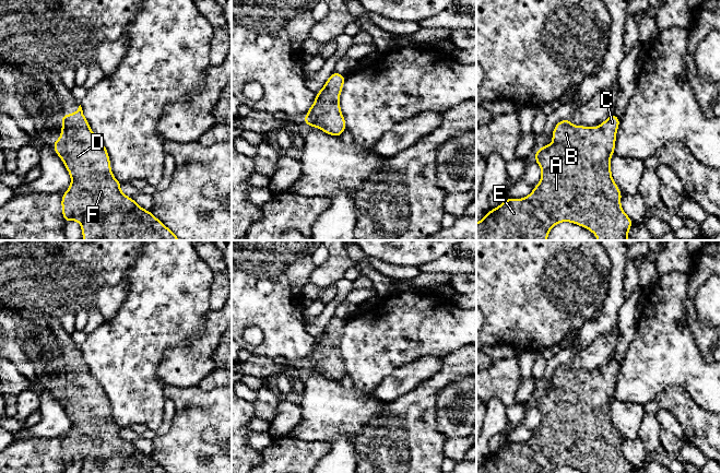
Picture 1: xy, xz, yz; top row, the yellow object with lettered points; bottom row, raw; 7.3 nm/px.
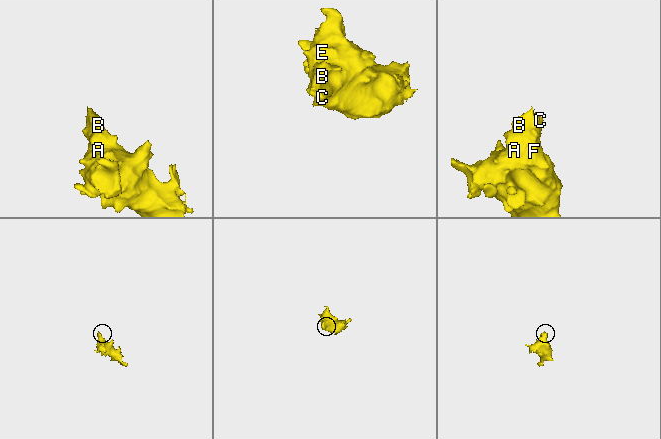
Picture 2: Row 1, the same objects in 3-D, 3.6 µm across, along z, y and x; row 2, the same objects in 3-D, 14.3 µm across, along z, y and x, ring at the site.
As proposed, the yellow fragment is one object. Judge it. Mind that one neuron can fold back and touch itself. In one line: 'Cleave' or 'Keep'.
Keep

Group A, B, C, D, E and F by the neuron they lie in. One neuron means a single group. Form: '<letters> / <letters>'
A B C D E F

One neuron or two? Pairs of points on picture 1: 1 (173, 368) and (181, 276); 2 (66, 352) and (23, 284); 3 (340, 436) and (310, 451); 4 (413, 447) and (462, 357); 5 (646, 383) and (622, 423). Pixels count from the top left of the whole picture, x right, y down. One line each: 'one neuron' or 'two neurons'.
1: two neurons
2: two neurons
3: two neurons
4: one neuron
5: two neurons

